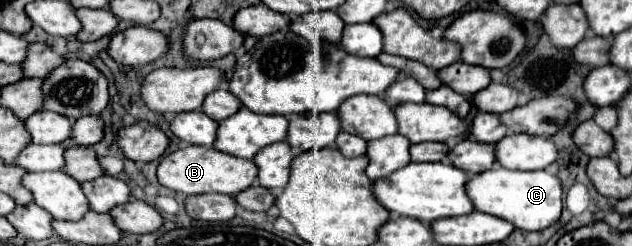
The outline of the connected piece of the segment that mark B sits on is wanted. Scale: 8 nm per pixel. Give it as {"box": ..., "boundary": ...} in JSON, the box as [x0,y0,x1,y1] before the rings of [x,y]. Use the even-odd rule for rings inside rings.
{"box":[157,145,257,195],"boundary":[[[187,145],[169,153],[157,167],[157,181],[177,193],[197,195],[197,193],[225,193],[237,195],[239,191],[251,187],[257,181],[257,167],[249,159],[239,159],[227,153],[221,153],[213,147]]]}

